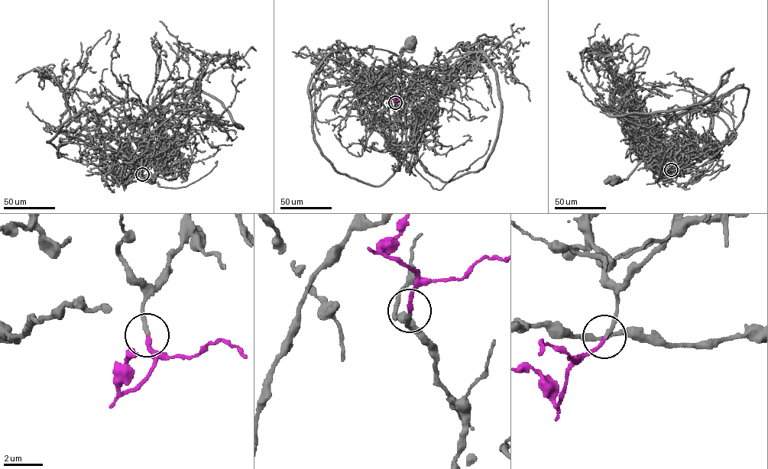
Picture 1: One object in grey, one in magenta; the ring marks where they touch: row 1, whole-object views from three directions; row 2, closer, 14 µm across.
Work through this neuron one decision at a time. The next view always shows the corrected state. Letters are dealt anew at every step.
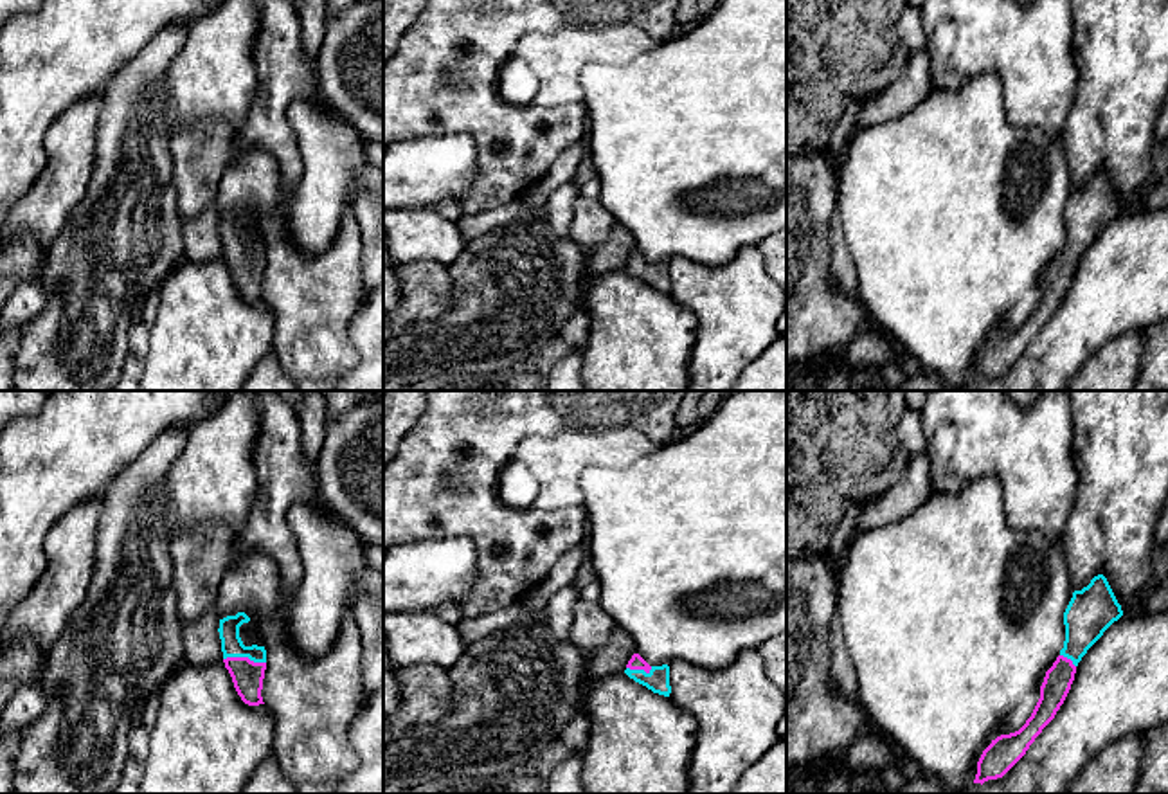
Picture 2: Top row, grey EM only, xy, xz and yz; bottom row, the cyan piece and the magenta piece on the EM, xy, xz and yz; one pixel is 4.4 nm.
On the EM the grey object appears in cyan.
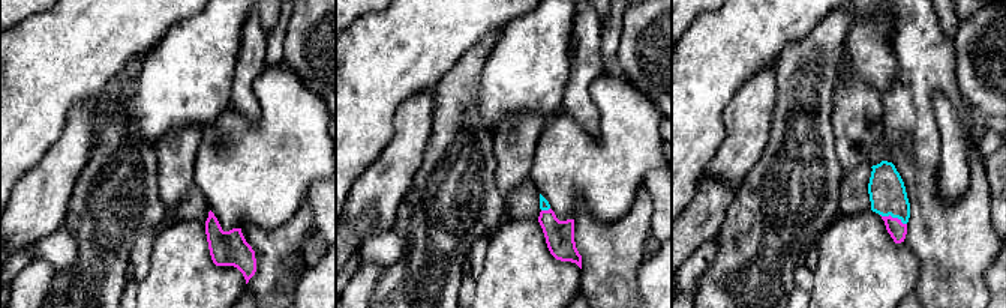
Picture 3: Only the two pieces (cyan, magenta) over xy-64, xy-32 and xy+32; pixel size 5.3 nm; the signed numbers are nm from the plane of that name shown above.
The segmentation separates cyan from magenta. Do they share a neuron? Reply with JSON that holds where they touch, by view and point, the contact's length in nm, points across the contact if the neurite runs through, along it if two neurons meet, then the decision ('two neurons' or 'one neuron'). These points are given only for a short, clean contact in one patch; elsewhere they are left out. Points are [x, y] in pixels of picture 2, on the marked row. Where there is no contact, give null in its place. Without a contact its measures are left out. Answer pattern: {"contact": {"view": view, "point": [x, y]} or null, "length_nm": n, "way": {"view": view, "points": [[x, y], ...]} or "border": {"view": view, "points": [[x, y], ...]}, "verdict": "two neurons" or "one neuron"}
{"contact": {"view": "xy", "point": [245, 656]}, "length_nm": 190, "way": {"view": "xy", "points": [[229, 627], [231, 641], [245, 656], [247, 676]]}, "verdict": "one neuron"}

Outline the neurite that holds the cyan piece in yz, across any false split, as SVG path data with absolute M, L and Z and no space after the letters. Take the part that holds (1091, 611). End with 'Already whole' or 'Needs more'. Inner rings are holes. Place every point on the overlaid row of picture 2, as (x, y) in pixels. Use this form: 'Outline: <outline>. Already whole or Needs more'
Outline: M1098 574L1082 591L1074 591L1064 612L1065 641L1060 655L1046 672L1040 699L1026 724L1001 735L983 751L974 783L1002 778L1055 718L1074 681L1076 666L1103 632L1123 616L1107 578Z. Needs more

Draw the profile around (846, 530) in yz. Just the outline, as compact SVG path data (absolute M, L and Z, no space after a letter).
M867 497L864 501L851 504L846 510L842 520L839 522L839 526L830 540L830 549L828 549L830 562L831 562L831 567L837 574L840 574L849 544L855 538L855 535L858 533L858 529L857 529L858 513L864 510L864 506L869 501L873 501L873 497Z

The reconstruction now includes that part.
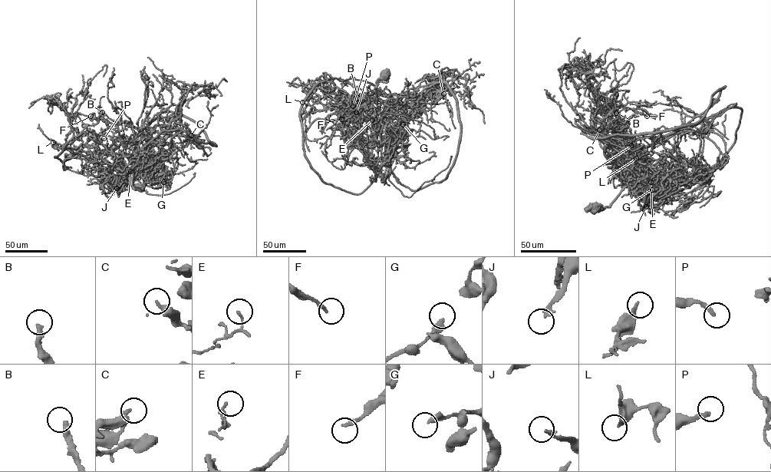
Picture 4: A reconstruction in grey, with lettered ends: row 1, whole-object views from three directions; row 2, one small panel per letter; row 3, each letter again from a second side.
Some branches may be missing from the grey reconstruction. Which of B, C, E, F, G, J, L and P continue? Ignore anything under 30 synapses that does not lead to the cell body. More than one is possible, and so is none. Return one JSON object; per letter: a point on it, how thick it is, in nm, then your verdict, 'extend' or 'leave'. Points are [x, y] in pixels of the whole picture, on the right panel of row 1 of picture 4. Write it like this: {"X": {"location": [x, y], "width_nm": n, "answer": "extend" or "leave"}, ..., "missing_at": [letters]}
{"B": {"location": [616, 113], "width_nm": 320, "answer": "extend"}, "C": {"location": [599, 130], "width_nm": 320, "answer": "extend"}, "E": {"location": [650, 182], "width_nm": 110, "answer": "leave"}, "F": {"location": [647, 116], "width_nm": 200, "answer": "extend"}, "G": {"location": [652, 189], "width_nm": 360, "answer": "leave"}, "J": {"location": [646, 206], "width_nm": 200, "answer": "extend"}, "L": {"location": [636, 158], "width_nm": 220, "answer": "leave"}, "P": {"location": [631, 145], "width_nm": 220, "answer": "leave"}, "missing_at": ["B", "C", "F", "J"]}

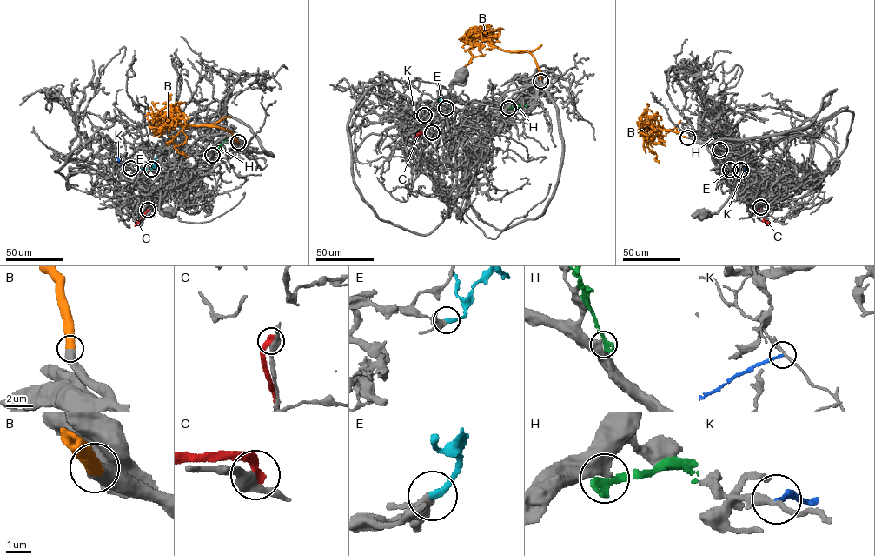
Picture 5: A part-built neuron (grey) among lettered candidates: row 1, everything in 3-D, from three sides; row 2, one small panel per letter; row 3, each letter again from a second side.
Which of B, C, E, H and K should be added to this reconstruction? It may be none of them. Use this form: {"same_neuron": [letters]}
{"same_neuron": ["E"]}

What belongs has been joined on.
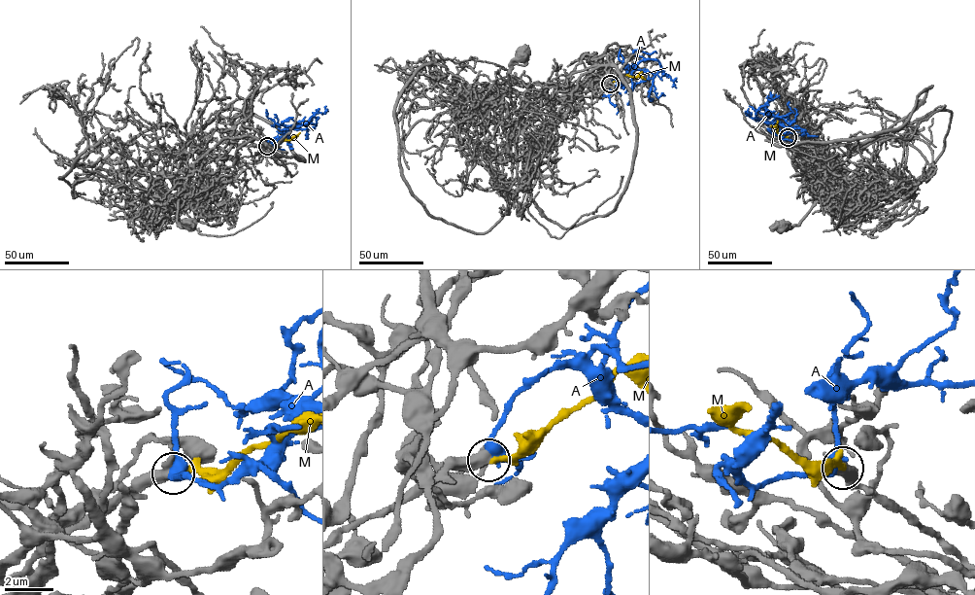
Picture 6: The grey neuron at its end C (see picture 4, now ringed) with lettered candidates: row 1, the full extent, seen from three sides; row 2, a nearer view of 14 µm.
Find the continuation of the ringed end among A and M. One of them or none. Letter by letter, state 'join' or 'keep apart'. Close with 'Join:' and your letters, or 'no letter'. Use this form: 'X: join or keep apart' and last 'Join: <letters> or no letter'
A: keep apart
M: join
Join: M

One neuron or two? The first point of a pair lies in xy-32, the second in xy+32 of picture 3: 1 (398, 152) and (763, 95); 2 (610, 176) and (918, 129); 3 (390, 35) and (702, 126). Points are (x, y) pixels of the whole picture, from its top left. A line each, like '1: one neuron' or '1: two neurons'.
1: one neuron
2: two neurons
3: one neuron

